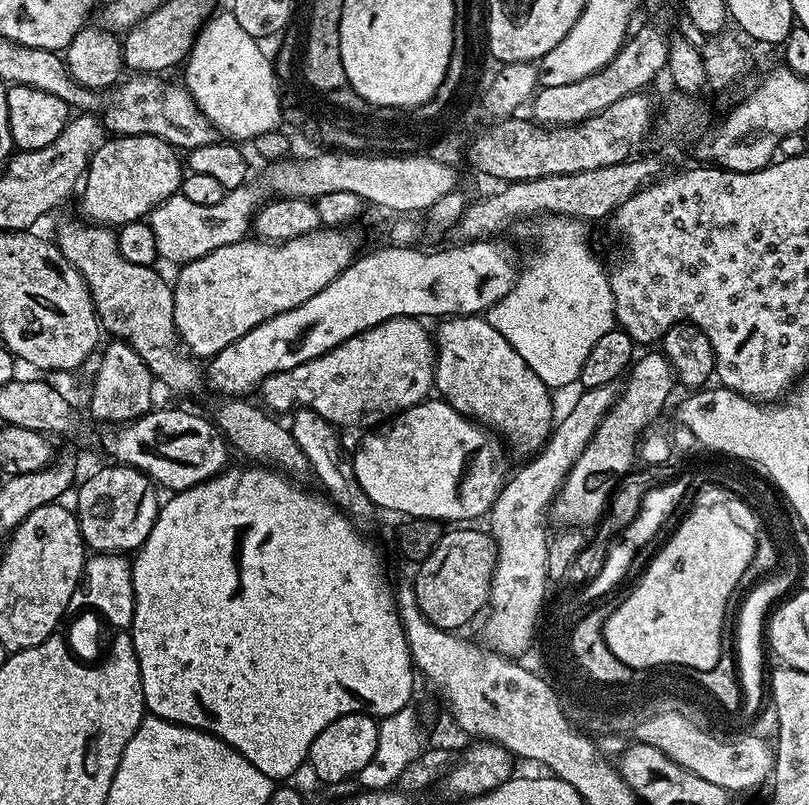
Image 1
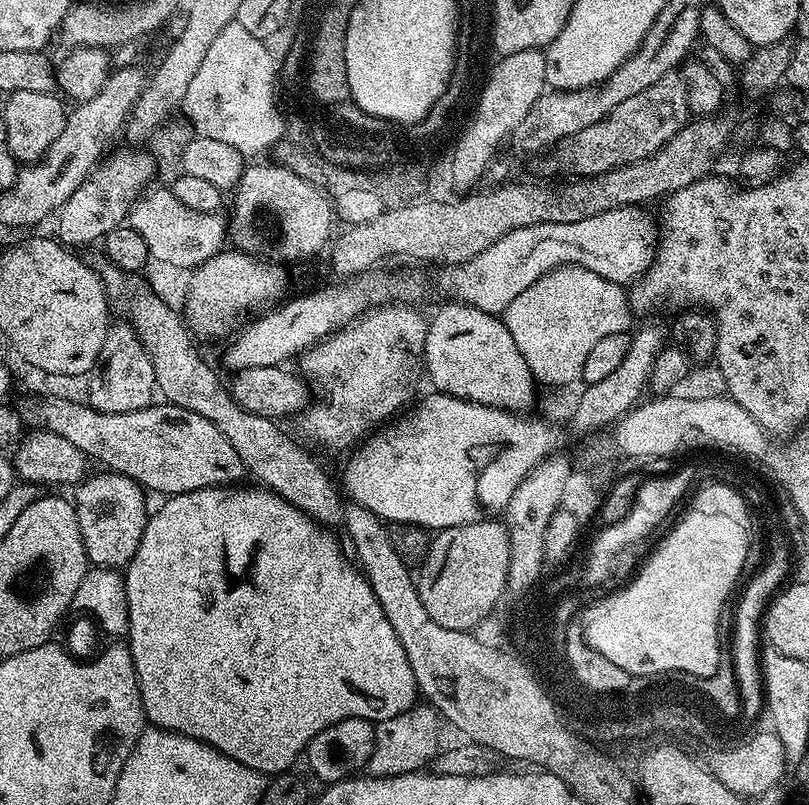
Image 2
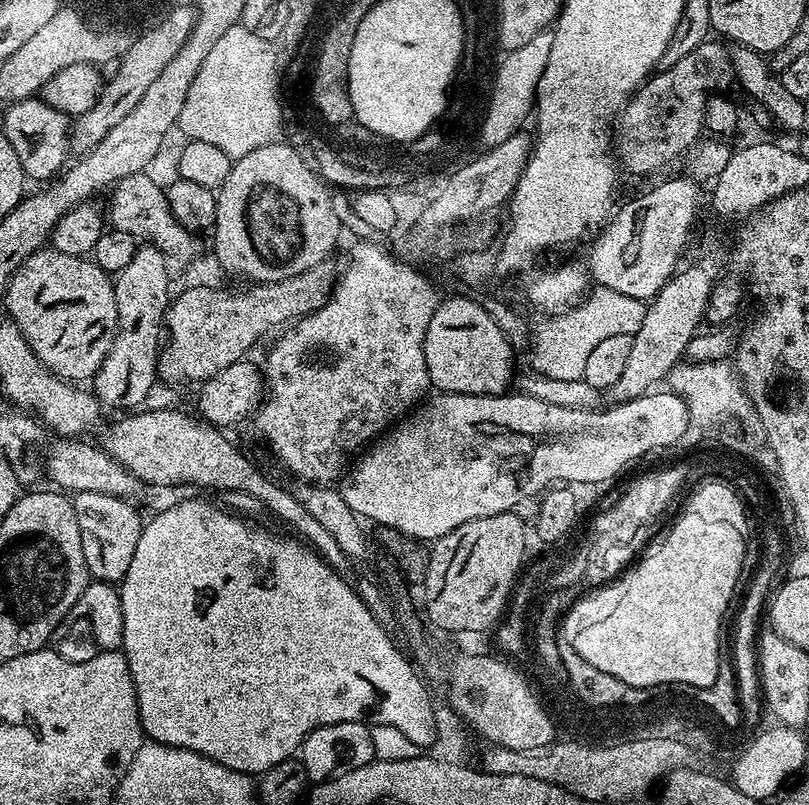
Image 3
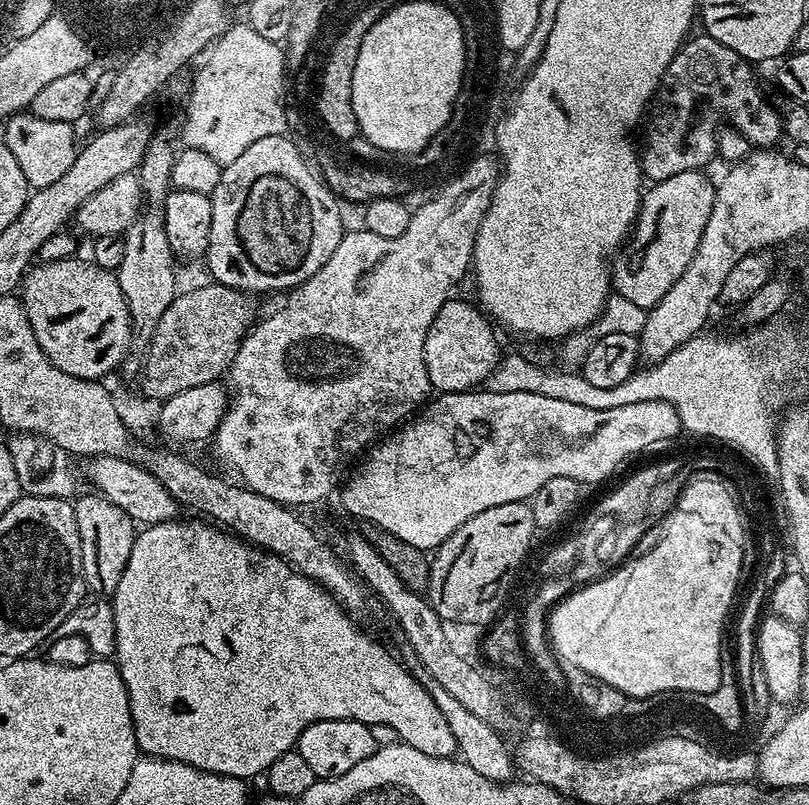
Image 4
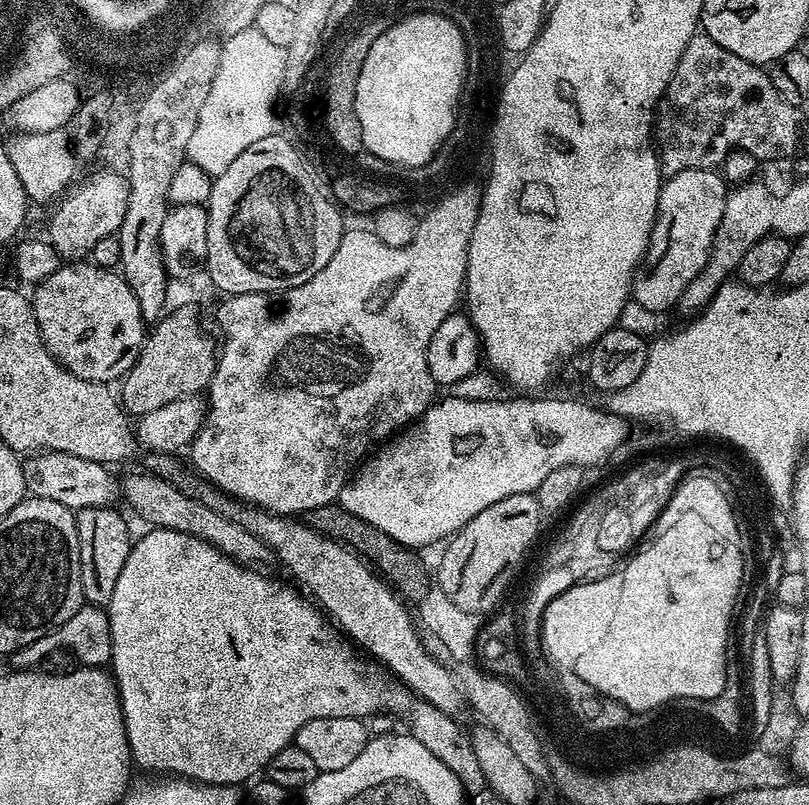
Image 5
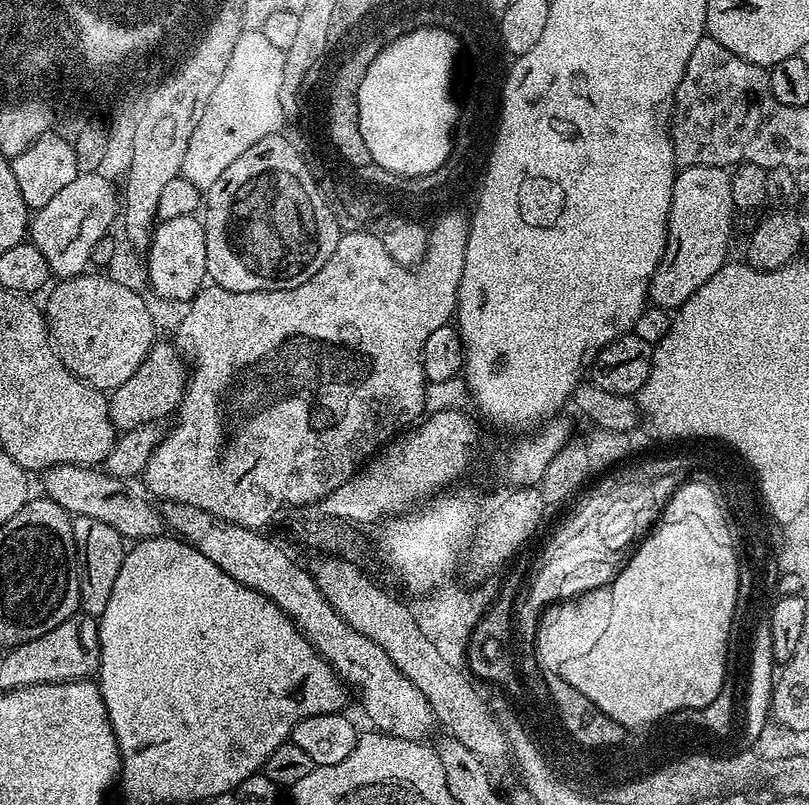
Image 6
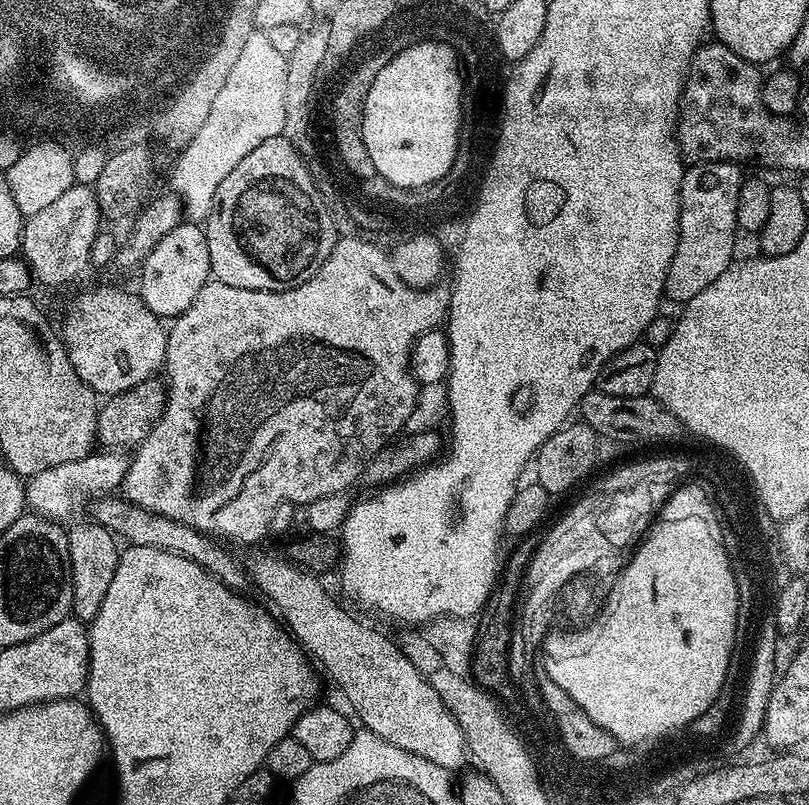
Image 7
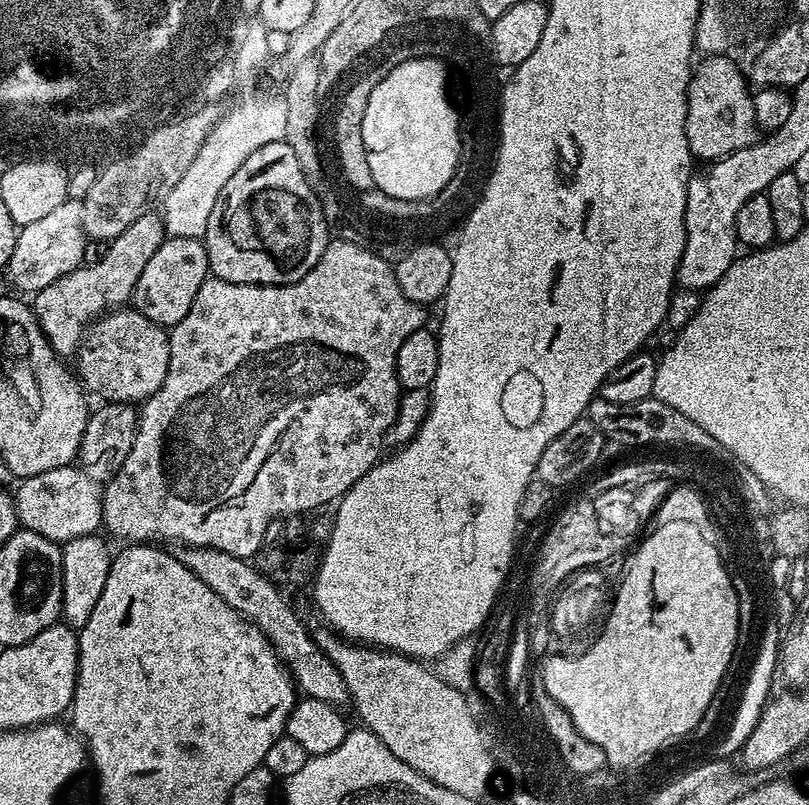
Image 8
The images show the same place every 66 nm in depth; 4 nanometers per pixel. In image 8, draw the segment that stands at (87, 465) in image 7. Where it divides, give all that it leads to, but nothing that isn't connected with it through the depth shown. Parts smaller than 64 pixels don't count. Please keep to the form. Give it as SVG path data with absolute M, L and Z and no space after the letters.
M69 466L58 470L46 470L46 474L25 476L19 481L20 489L15 489L16 519L20 528L34 530L55 544L64 545L67 540L93 535L101 527L104 519L104 490L101 481L91 471L79 466Z

